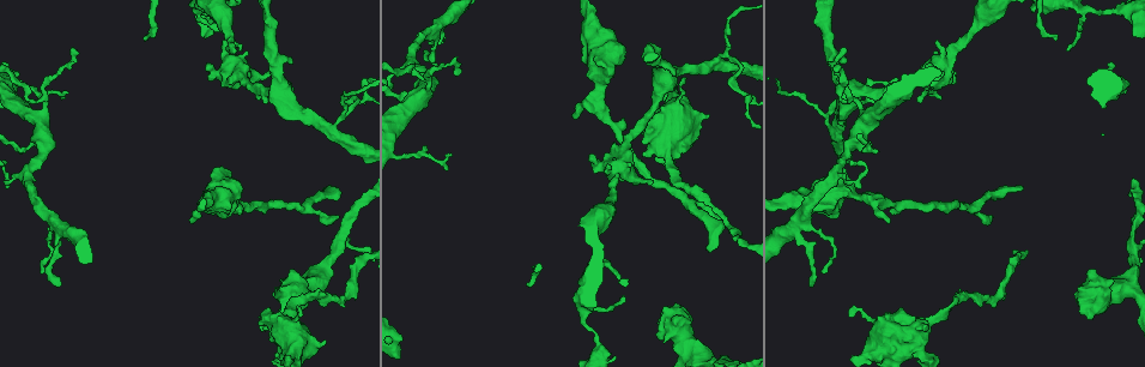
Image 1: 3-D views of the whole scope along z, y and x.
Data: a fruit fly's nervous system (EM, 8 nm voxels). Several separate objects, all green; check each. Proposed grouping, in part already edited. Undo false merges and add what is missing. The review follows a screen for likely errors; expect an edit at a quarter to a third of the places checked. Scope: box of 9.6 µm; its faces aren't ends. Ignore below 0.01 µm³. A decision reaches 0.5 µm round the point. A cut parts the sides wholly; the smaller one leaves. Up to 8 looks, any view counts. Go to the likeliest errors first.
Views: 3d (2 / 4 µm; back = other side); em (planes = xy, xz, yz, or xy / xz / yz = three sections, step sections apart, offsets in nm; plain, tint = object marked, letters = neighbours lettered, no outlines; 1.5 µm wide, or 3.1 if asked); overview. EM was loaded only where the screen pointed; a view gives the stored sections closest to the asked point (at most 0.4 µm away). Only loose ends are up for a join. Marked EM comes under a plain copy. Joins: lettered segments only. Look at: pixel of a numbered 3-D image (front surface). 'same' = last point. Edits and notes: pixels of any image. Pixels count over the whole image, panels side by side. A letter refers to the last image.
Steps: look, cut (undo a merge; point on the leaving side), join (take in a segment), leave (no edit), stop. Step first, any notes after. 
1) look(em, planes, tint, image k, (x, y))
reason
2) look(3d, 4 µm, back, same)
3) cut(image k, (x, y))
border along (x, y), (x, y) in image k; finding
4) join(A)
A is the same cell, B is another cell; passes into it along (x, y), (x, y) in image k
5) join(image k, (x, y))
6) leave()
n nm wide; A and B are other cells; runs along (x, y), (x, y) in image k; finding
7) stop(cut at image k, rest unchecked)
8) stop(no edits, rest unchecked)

look(em, planes, letters, image 1, (339, 216))
free end

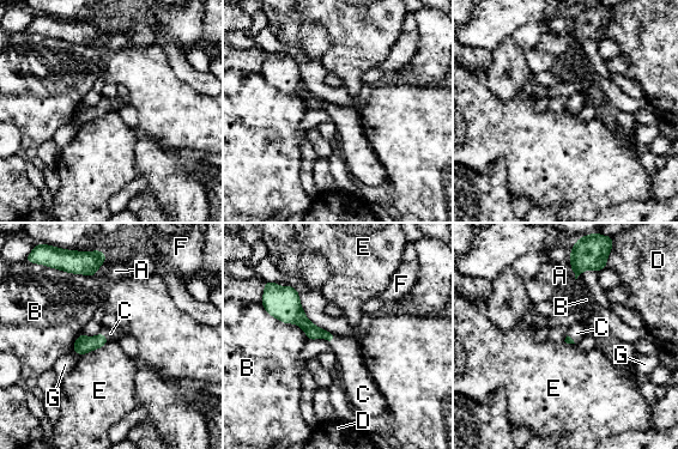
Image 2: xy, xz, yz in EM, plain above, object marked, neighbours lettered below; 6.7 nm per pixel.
join(C)
B touches over 320 nm; C is the same cell, A, B, D, E, F and G are other cells; it goes on there

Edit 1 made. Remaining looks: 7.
look(3d, 4 µm, image 1, (259, 327))
branch stops here

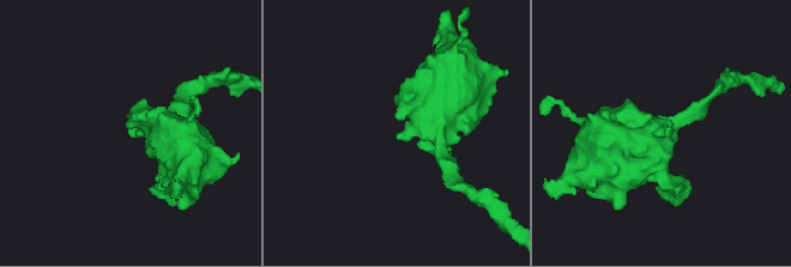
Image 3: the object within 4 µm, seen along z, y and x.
look(em, yz, step 8, letters, image 3, (128, 130))
shape alone is not enough

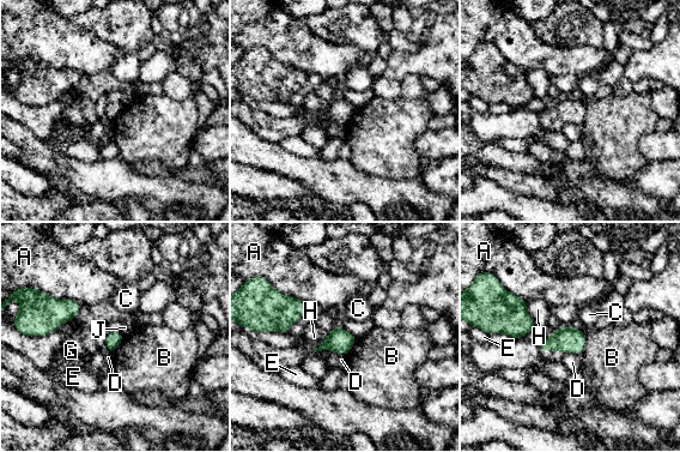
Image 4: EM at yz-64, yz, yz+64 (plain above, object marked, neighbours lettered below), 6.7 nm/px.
leave()
A, B, C, D, E, G, H and J are other cells; none of them fits

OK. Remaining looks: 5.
look(em, yz, step 4, letters, image 1, (298, 311))
an open end

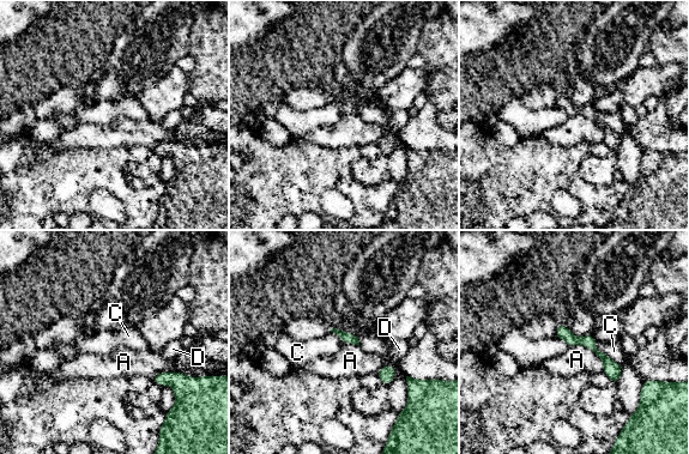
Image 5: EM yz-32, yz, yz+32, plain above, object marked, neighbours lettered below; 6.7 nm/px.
leave()
A touches over 280 nm; A, C and D are other cells; runs along (560, 328), (572, 340), (585, 340), (615, 377) in image 5; none of them fits

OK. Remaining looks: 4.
stop(join at image 2, rest unchecked)

